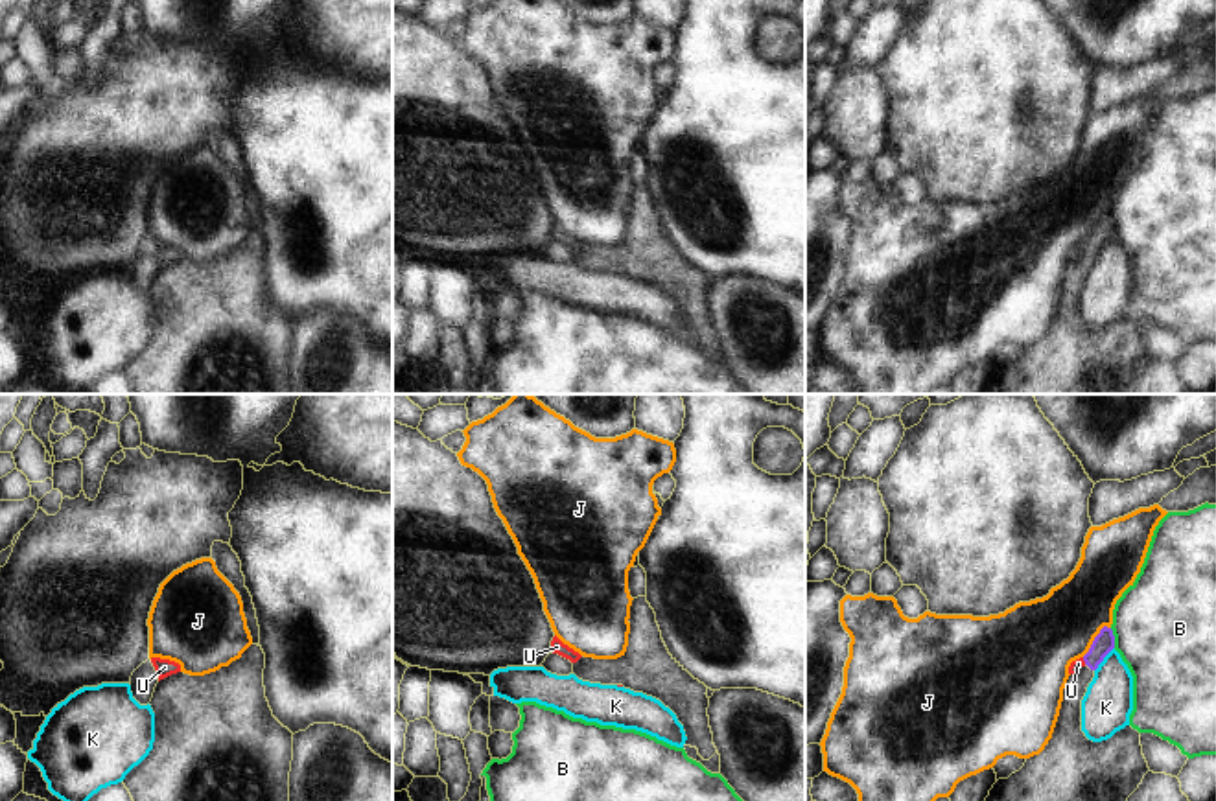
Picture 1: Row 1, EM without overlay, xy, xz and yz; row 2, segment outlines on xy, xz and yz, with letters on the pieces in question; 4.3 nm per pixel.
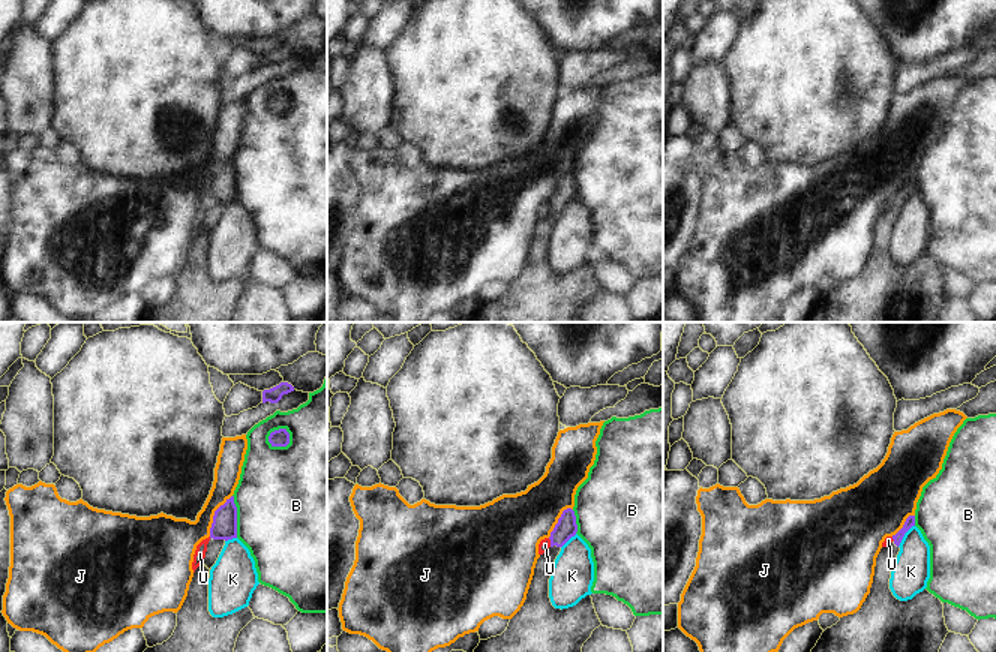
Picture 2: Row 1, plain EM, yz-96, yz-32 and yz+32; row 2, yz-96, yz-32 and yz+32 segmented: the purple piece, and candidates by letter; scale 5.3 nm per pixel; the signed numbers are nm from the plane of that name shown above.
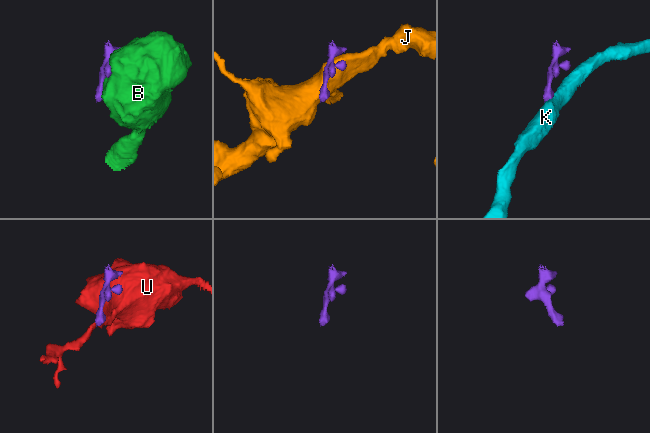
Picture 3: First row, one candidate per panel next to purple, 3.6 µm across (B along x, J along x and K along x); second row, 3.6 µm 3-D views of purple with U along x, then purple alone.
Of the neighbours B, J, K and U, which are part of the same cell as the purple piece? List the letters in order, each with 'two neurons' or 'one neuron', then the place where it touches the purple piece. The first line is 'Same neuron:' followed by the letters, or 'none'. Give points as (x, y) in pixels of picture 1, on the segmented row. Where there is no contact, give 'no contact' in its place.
Same neuron: none
B: two neurons; meets purple in yz at (1113, 638)
J: two neurons; meets purple in yz at (1095, 639)
K: two neurons; meets purple in yz at (1102, 660)
U: two neurons; meets purple in yz at (1084, 660)

